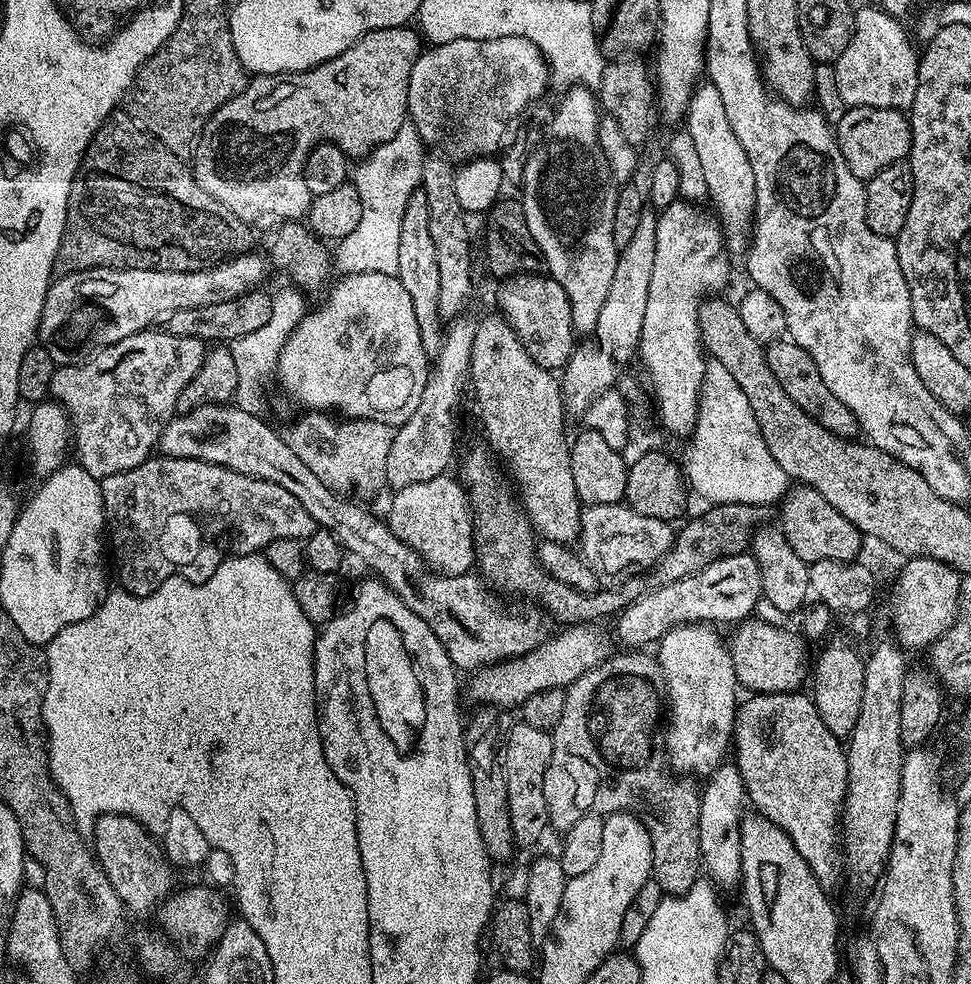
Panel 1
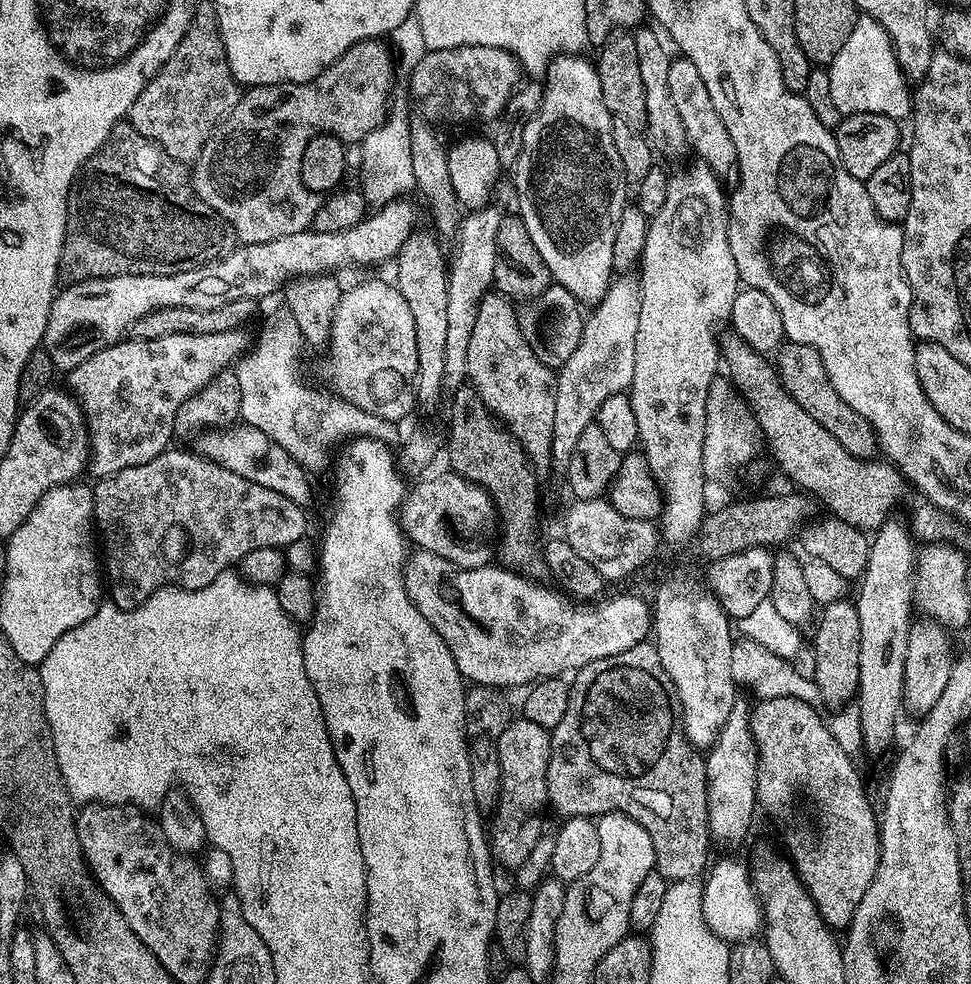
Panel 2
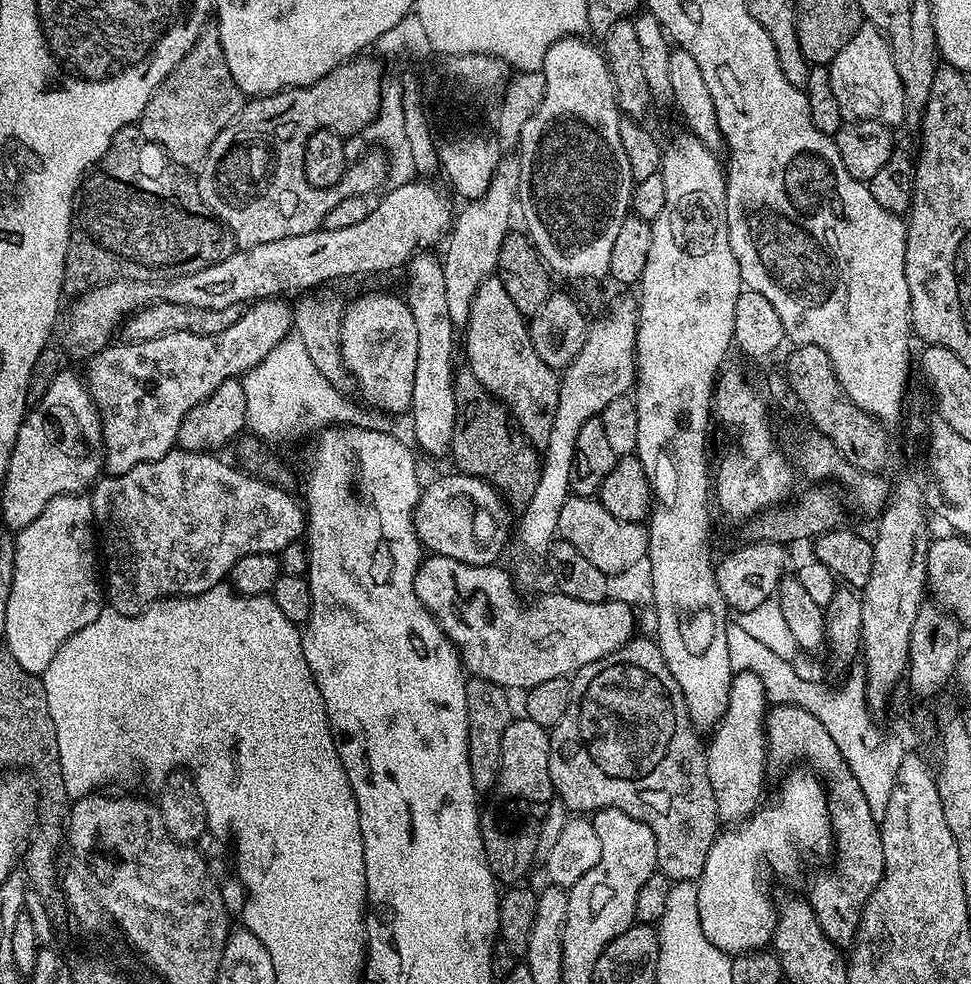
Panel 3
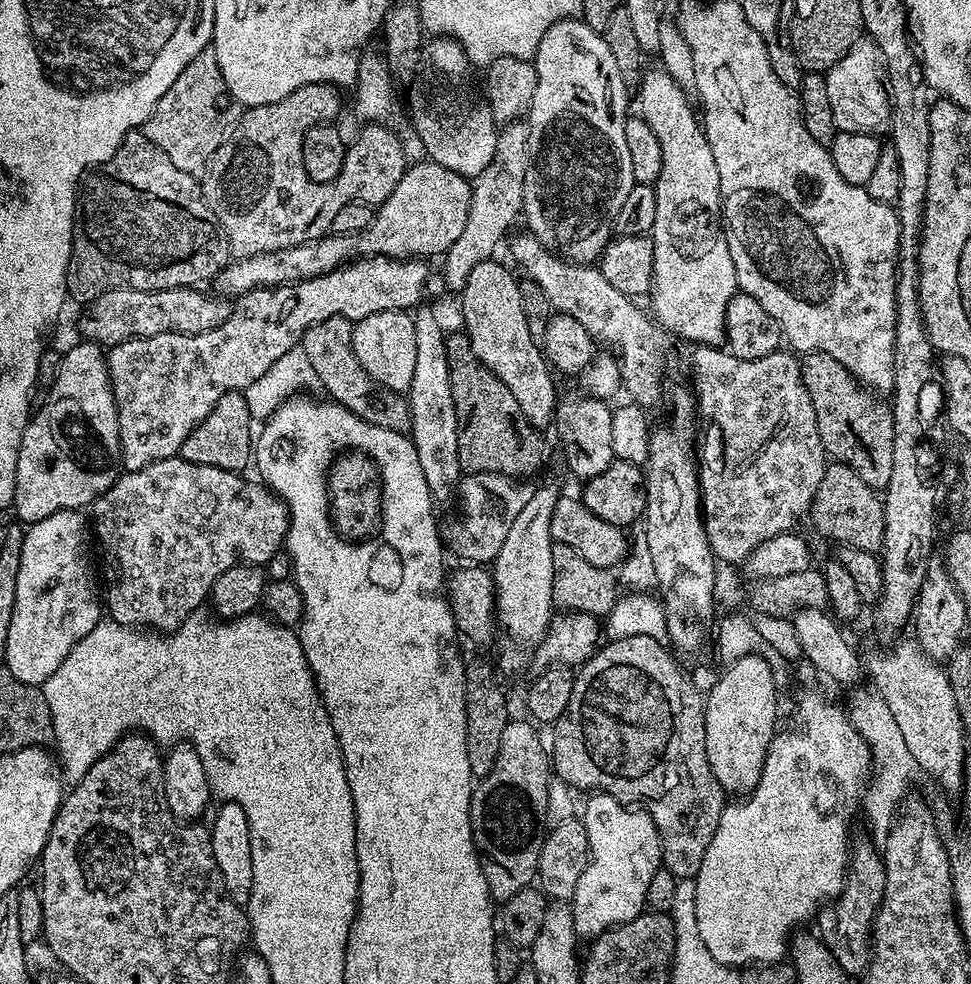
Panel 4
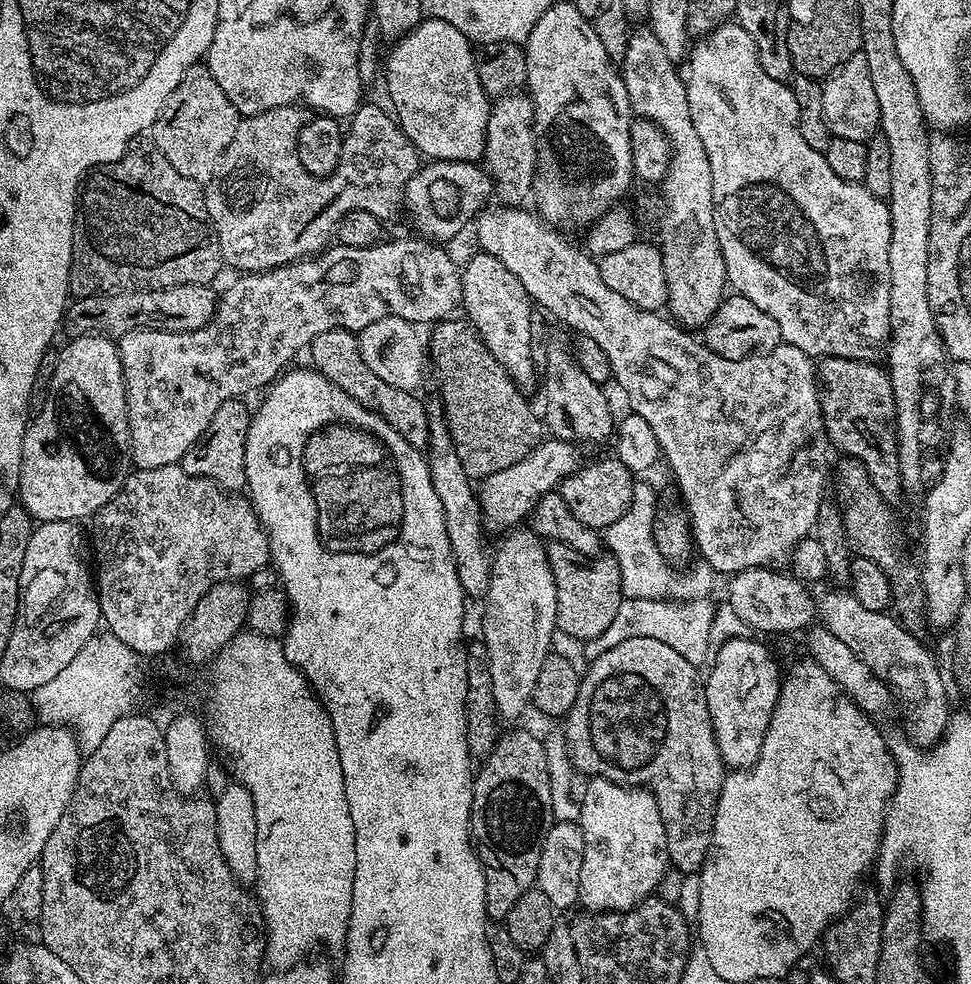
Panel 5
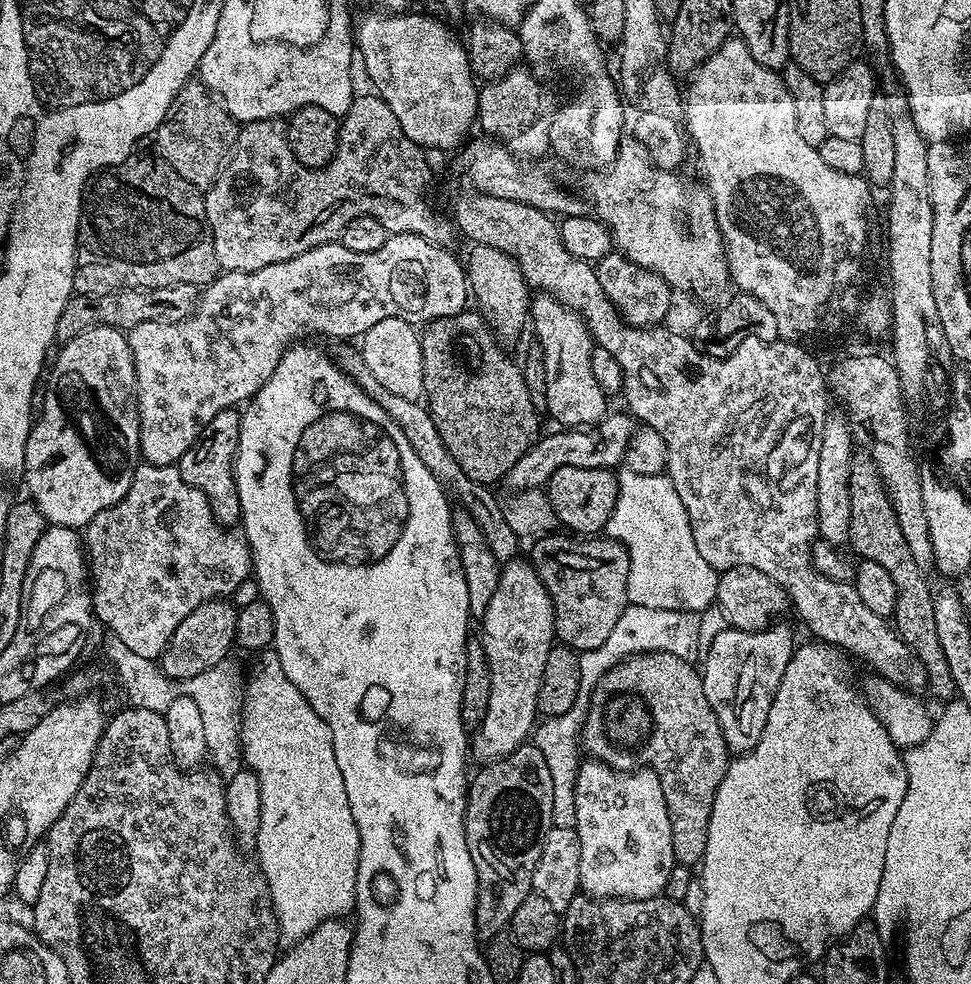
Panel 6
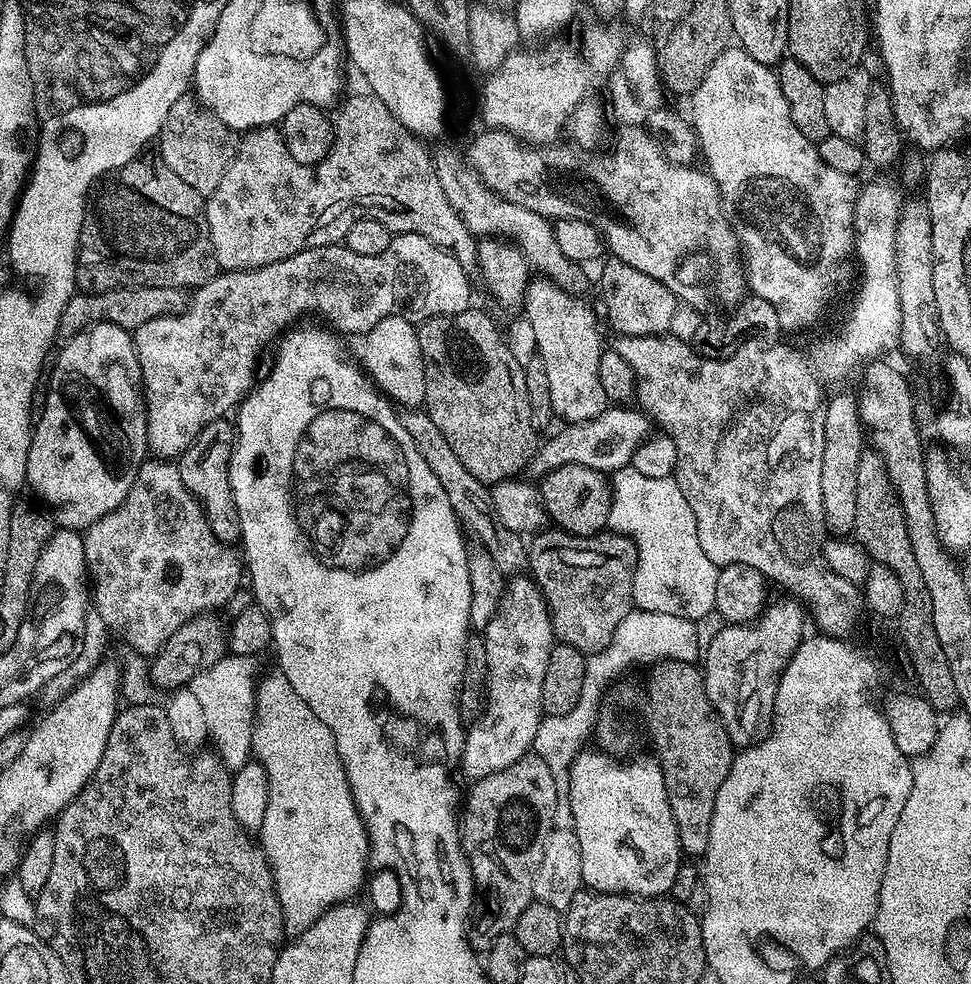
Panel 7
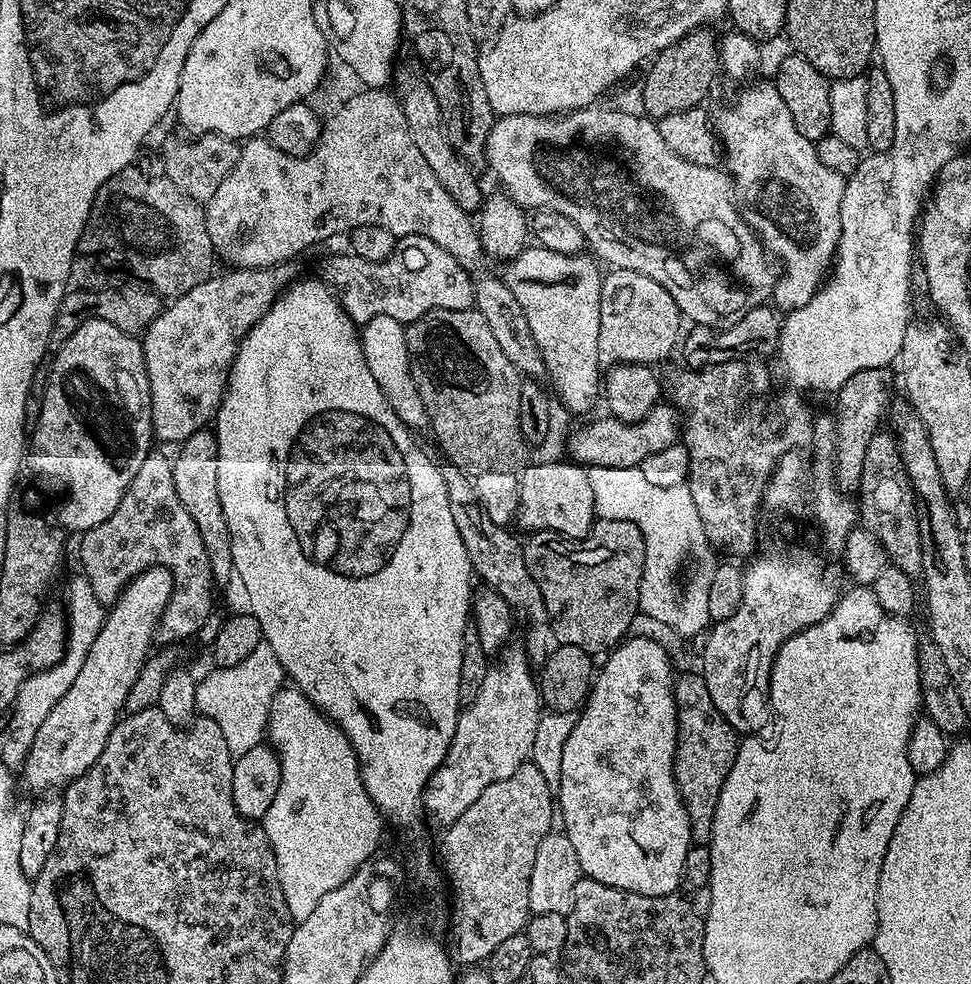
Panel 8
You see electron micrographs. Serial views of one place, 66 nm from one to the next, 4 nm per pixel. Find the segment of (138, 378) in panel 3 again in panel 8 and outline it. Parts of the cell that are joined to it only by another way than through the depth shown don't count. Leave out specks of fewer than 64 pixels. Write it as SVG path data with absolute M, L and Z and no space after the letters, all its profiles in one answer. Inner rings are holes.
M401 236L397 239L396 249L382 262L366 262L366 258L358 258L351 254L336 256L324 268L323 279L330 285L335 297L351 320L362 326L370 322L370 318L378 318L378 314L386 314L390 318L398 318L407 326L412 321L422 318L422 314L442 310L462 310L474 304L474 280L464 273L464 268L452 257L453 253L437 244L430 236ZM295 263L277 264L274 268L237 268L235 270L224 270L219 274L213 274L208 279L202 281L198 286L194 286L194 290L190 290L186 294L175 297L171 301L172 304L165 307L156 315L154 322L149 328L142 333L142 343L144 346L144 361L146 362L146 374L150 382L150 402L152 403L152 431L157 441L165 440L168 444L179 446L183 444L186 438L190 438L190 434L201 431L205 427L204 424L215 417L216 411L220 409L220 403L224 400L224 394L228 390L228 375L232 373L232 363L238 354L241 342L248 337L248 331L254 327L262 317L268 313L270 306L283 293L284 289L289 287L297 279Z

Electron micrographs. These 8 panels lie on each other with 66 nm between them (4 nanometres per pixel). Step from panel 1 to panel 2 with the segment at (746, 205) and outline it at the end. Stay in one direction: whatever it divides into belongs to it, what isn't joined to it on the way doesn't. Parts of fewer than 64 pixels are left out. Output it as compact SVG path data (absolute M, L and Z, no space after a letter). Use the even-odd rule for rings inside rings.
M683 58L673 59L670 66L670 98L674 98L674 106L678 115L682 117L682 126L686 126L686 138L688 139L691 151L701 156L703 163L711 168L717 176L727 178L728 175L737 171L736 151L730 134L726 134L726 126L722 122L722 114L714 108L714 101L710 98L710 90L706 88L706 82L702 82L702 74L698 74L698 66L694 62Z

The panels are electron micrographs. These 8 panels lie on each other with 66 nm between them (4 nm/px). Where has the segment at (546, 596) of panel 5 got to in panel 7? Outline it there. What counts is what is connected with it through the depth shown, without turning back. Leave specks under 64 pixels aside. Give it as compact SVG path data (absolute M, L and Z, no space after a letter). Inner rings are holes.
M518 578L518 579L515 579L515 580L518 580L516 582L509 581L507 583L504 597L502 598L502 602L500 603L500 609L499 611L496 612L496 616L490 622L490 626L488 627L488 629L485 629L482 634L484 638L484 645L486 646L486 666L488 667L488 687L486 689L486 703L482 711L479 713L479 715L477 715L475 719L471 721L471 724L473 723L472 728L470 724L470 727L467 729L467 731L465 731L464 749L460 751L460 759L458 761L459 771L461 768L461 770L464 771L465 776L470 778L469 781L472 781L472 782L481 780L482 777L488 777L490 774L494 774L498 770L506 770L506 766L514 766L514 762L518 762L518 758L522 758L523 756L529 755L532 743L534 742L534 734L536 734L538 731L539 722L546 715L544 711L544 707L542 706L542 682L546 678L546 662L550 662L550 650L552 649L552 645L554 643L554 637L552 635L552 616L550 615L550 613L548 613L548 603L544 601L544 596L543 594L540 593L540 589L536 587L535 583L532 583L529 579L526 579L526 578L525 580L520 580L520 579L524 579L524 578Z

